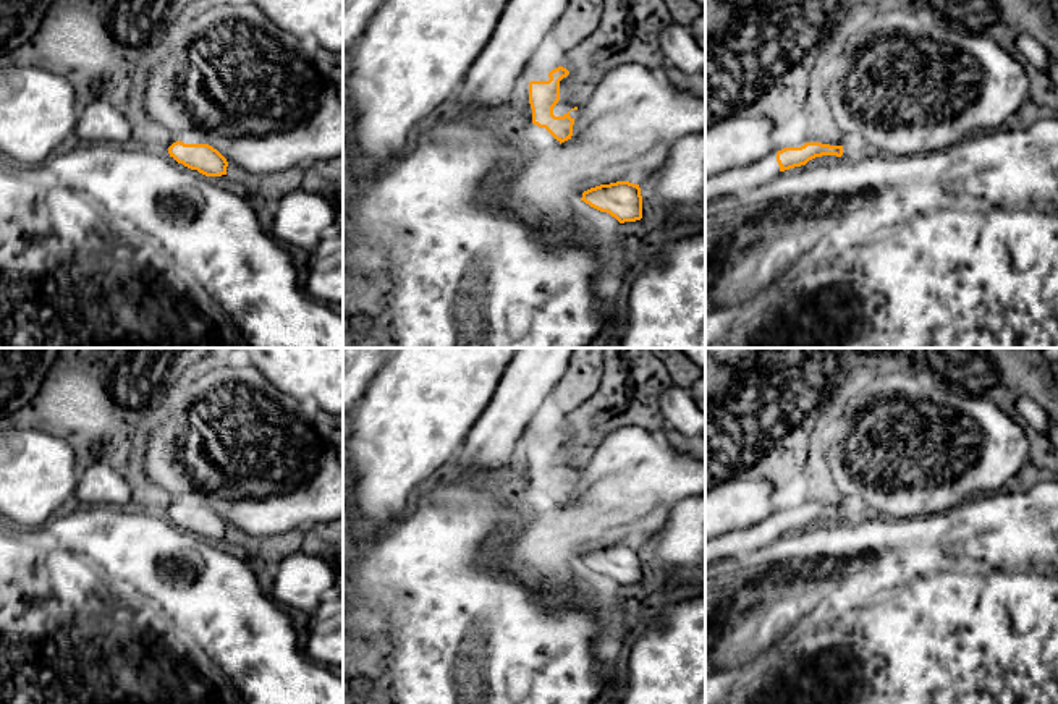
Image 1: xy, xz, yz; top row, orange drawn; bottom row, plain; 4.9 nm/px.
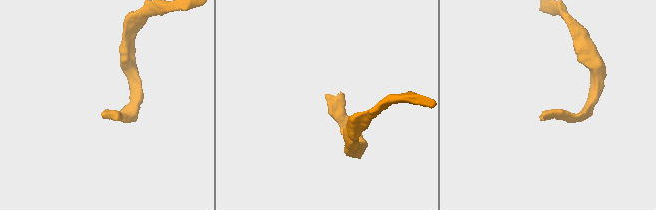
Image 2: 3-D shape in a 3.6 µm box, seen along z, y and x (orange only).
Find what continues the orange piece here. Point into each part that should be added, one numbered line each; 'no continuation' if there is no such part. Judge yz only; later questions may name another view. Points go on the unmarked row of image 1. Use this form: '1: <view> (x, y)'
1: yz (740, 542)

